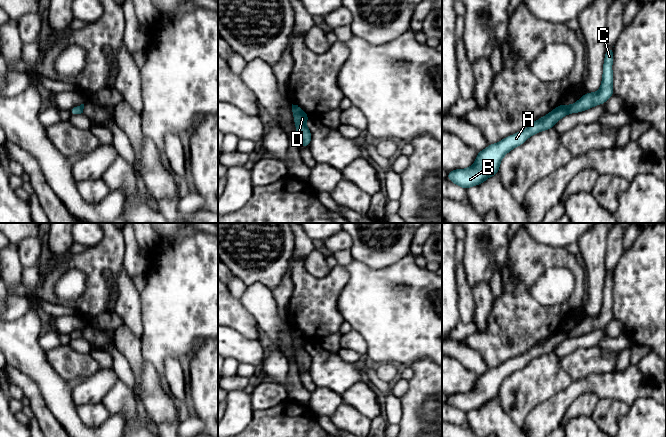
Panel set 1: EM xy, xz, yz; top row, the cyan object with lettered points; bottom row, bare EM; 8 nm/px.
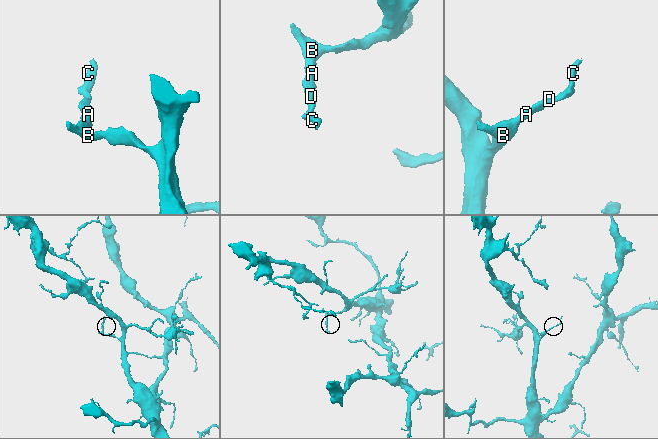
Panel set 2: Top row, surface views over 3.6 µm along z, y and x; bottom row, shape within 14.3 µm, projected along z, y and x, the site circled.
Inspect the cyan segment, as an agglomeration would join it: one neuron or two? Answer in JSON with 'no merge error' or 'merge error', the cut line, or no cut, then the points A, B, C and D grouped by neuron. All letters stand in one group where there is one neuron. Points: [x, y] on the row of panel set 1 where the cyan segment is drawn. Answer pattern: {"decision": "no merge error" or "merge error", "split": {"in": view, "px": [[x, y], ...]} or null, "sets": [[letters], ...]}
{"decision": "no merge error", "split": null, "sets": [["A", "B", "C", "D"]]}

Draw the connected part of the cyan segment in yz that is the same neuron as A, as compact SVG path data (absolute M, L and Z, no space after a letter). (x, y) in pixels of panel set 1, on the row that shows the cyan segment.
M610 47L605 52L602 83L597 92L587 92L572 105L561 104L544 117L534 121L526 129L506 137L496 144L489 144L487 148L478 152L471 167L449 171L447 179L465 190L479 185L489 177L498 175L498 169L503 157L513 148L522 145L530 136L553 128L555 123L567 114L578 113L596 105L604 104L614 95L612 64L613 47Z

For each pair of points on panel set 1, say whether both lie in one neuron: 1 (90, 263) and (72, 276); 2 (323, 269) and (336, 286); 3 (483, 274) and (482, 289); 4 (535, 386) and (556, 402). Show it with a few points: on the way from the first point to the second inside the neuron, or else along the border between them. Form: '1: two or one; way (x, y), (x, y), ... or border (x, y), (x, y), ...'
1: two; border (87, 276), (79, 270), (68, 269), (58, 280)
2: two; border (305, 265), (317, 277), (330, 271)
3: two; border (489, 283), (478, 283), (472, 289)
4: two; border (569, 384), (538, 403), (530, 411)

